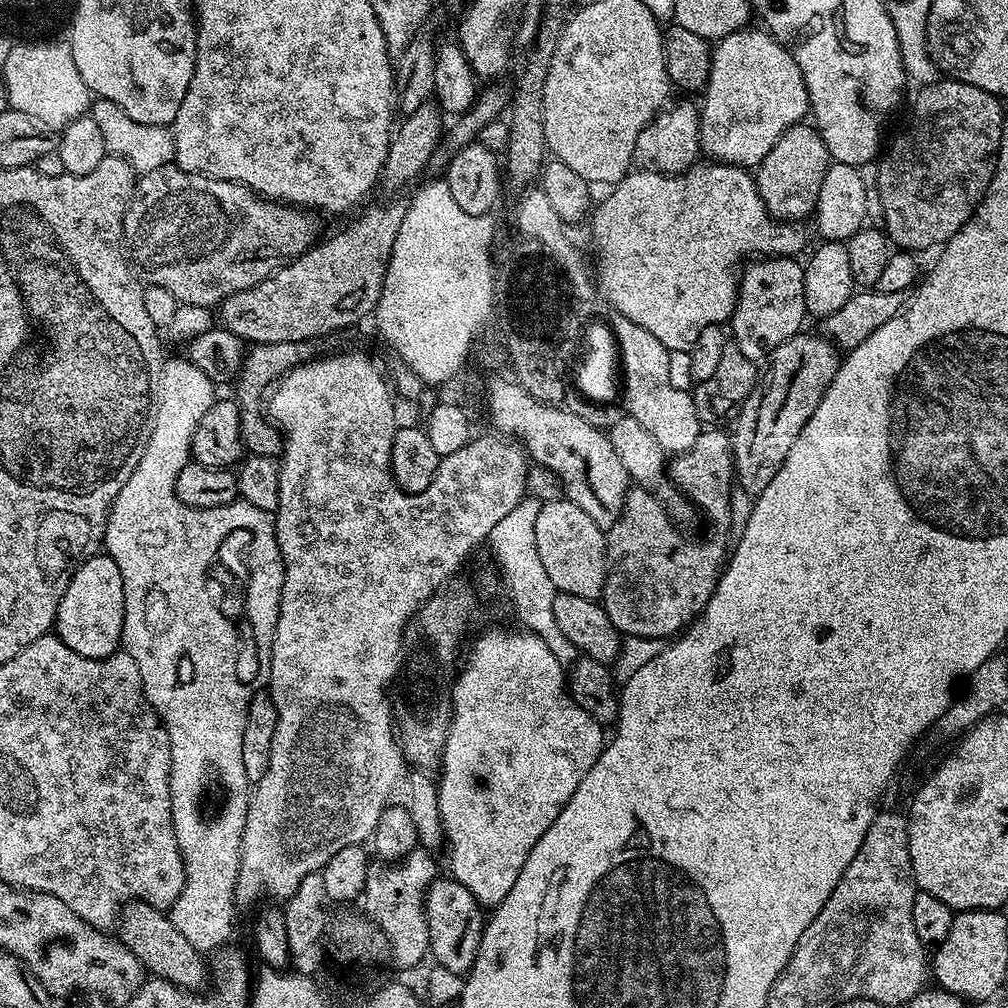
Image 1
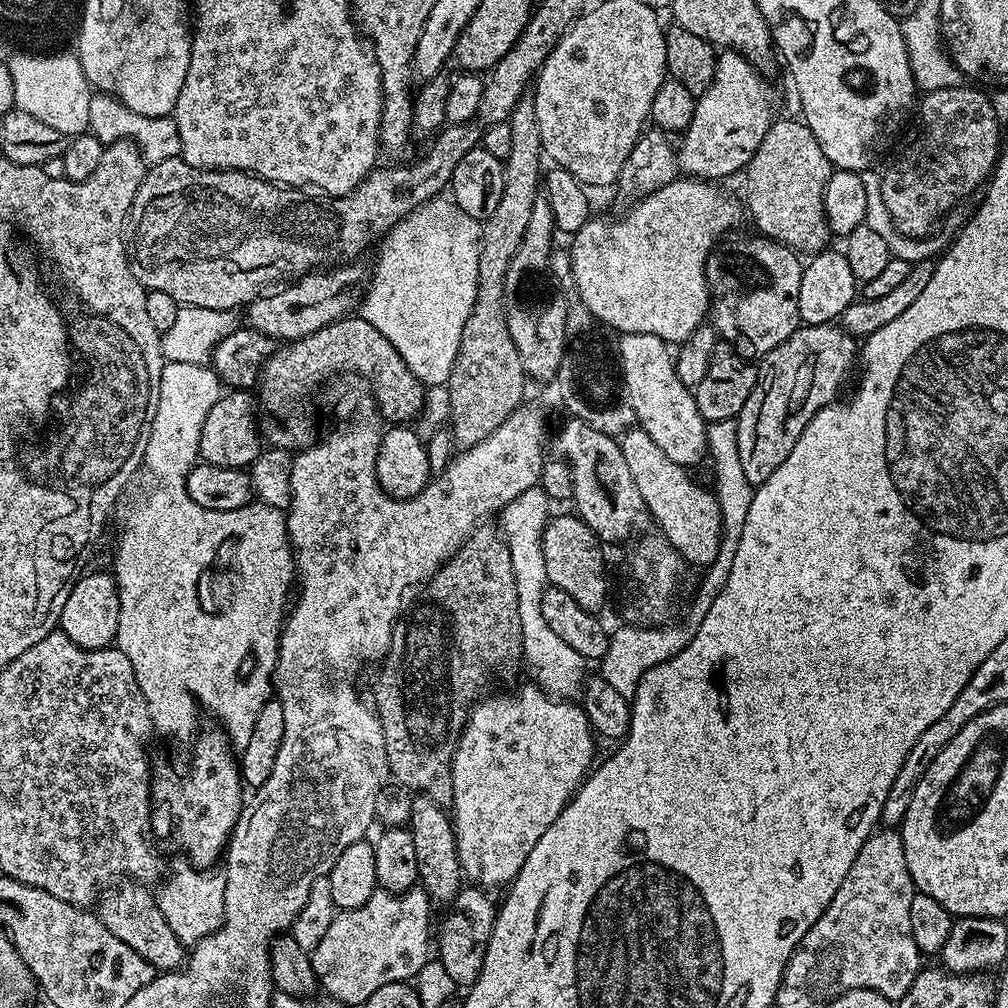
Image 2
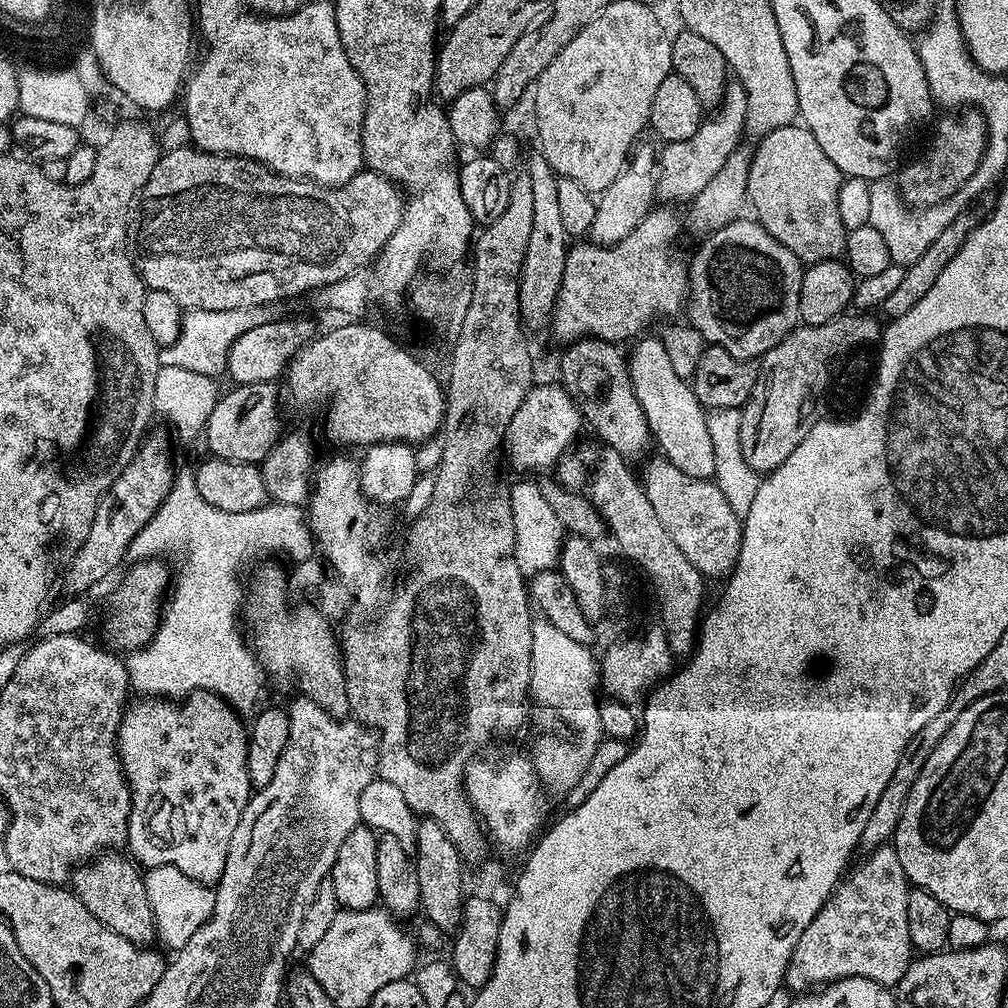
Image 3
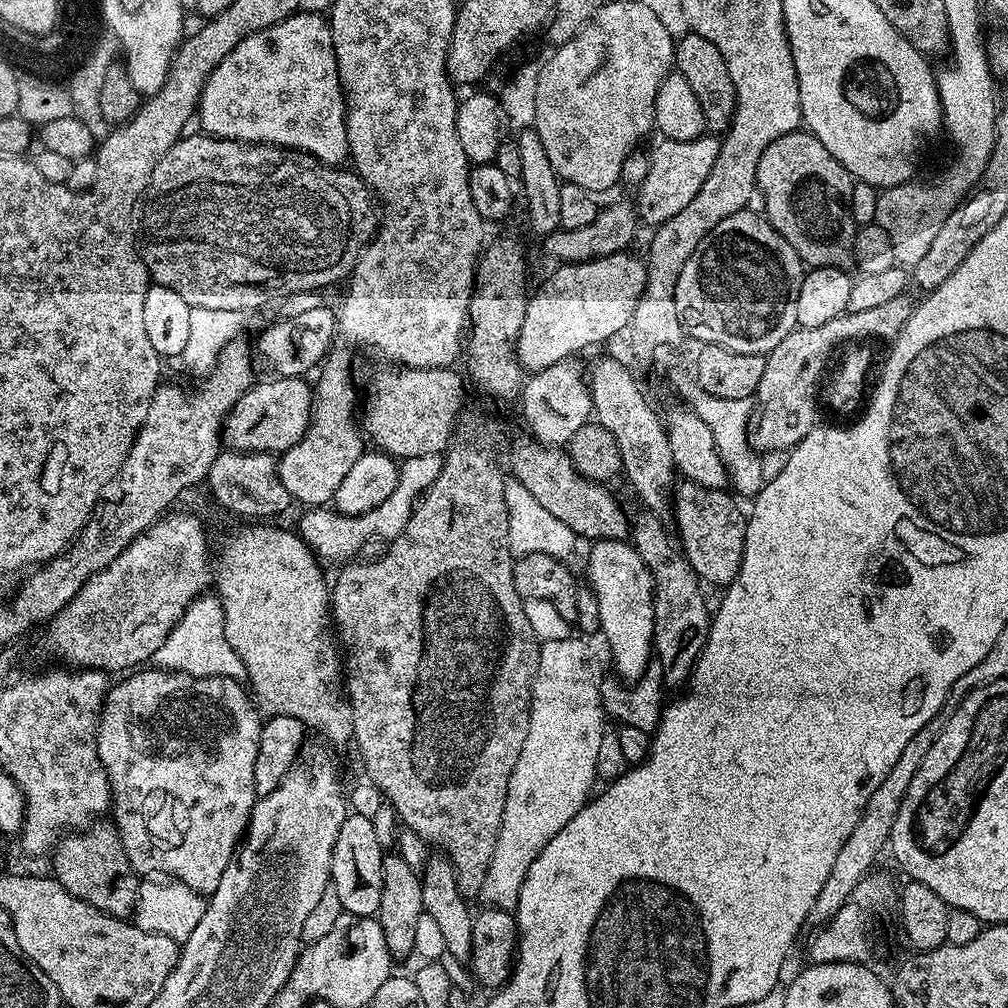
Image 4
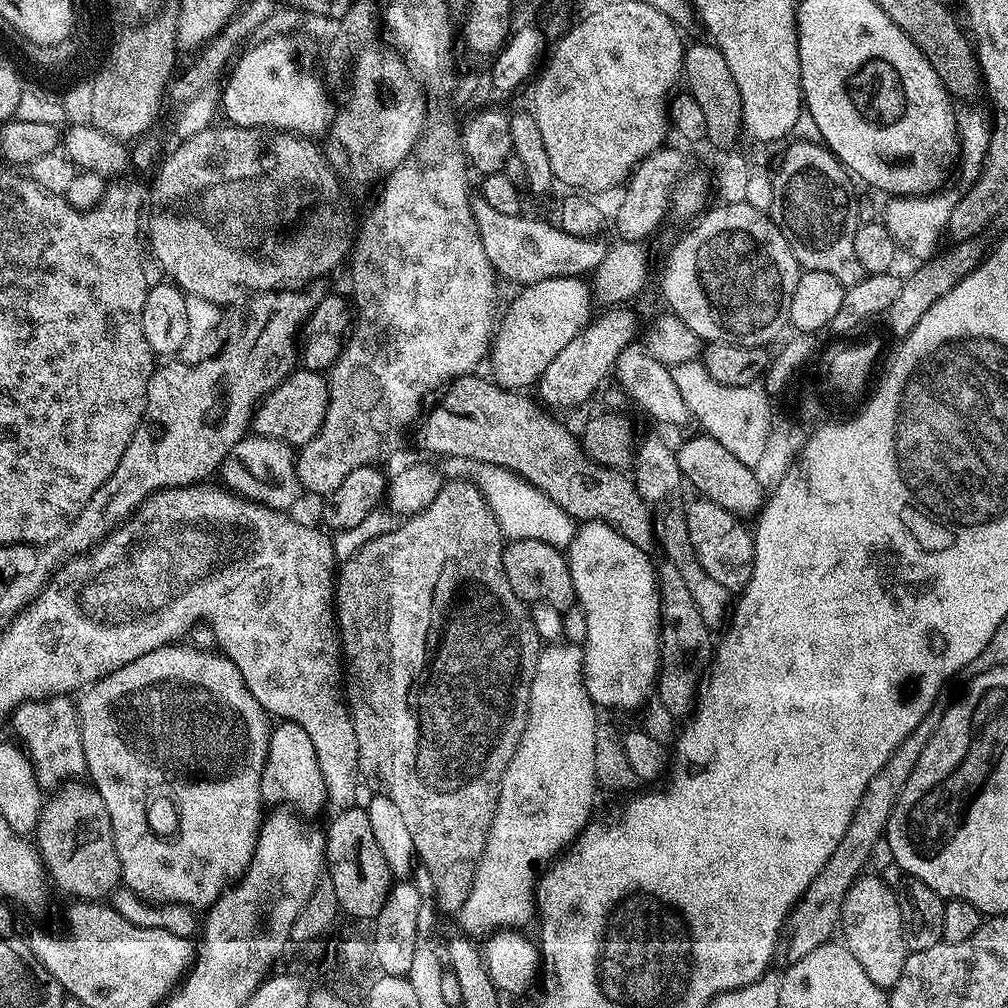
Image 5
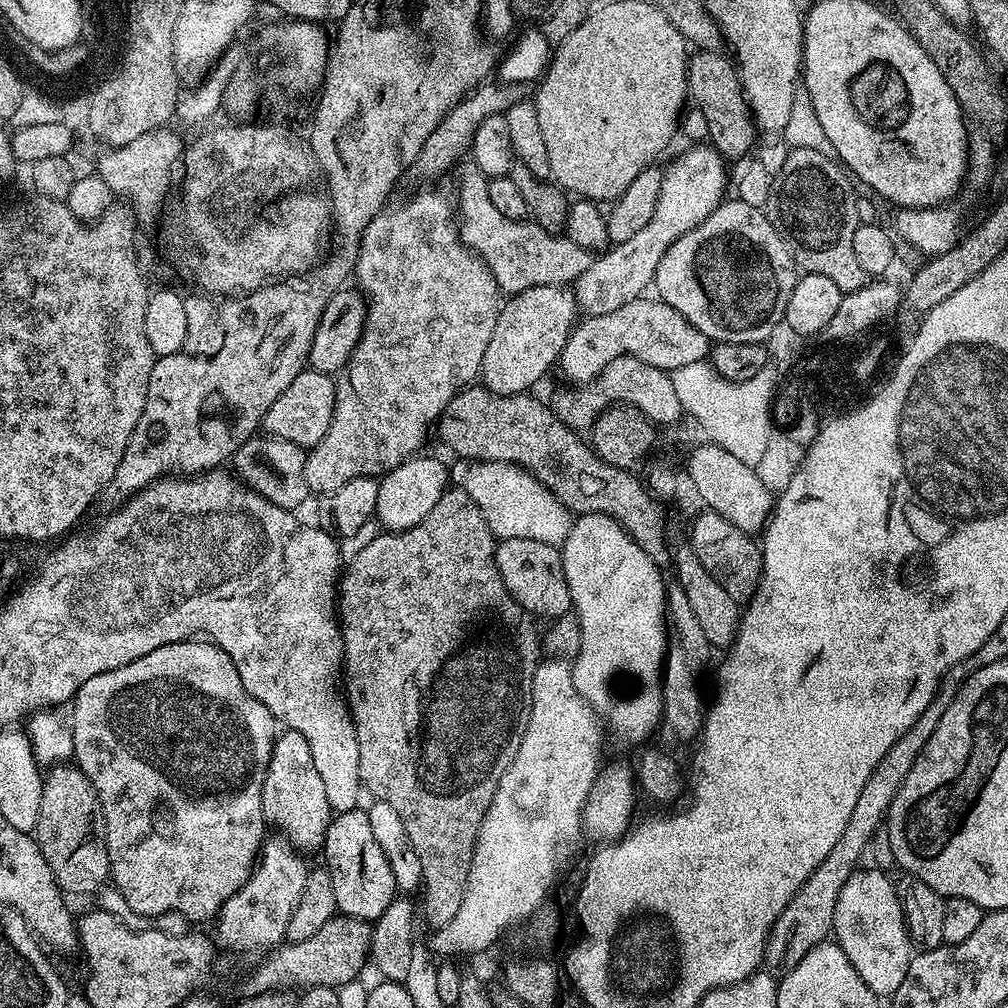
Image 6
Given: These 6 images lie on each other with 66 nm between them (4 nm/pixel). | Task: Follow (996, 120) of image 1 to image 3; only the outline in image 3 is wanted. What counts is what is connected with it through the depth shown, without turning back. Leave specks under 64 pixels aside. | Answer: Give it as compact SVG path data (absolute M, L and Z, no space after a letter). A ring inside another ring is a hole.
M968 110L961 114L944 114L944 117L936 124L932 132L932 141L928 149L917 160L912 160L904 169L901 167L898 187L904 198L904 203L919 210L929 208L935 204L941 204L943 200L949 200L957 190L984 164L984 151L988 148L988 129L984 127L984 116L975 110Z

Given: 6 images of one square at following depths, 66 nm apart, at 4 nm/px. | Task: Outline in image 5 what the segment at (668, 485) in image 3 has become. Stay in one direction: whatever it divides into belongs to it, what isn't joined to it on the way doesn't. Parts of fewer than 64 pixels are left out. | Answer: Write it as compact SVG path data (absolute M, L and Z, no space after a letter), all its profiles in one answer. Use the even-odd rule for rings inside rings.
M696 498L696 501L687 503L686 510L690 542L706 574L726 587L728 592L742 592L753 574L753 535L749 527L747 530L735 513L712 500Z

